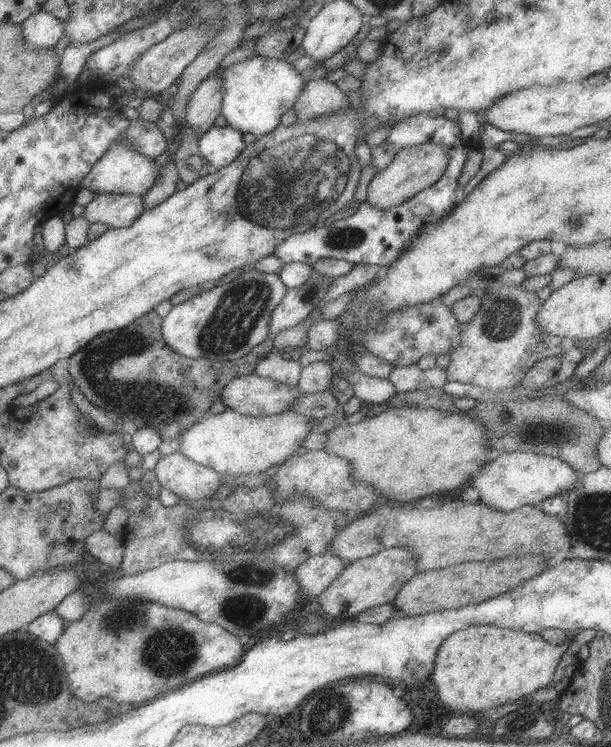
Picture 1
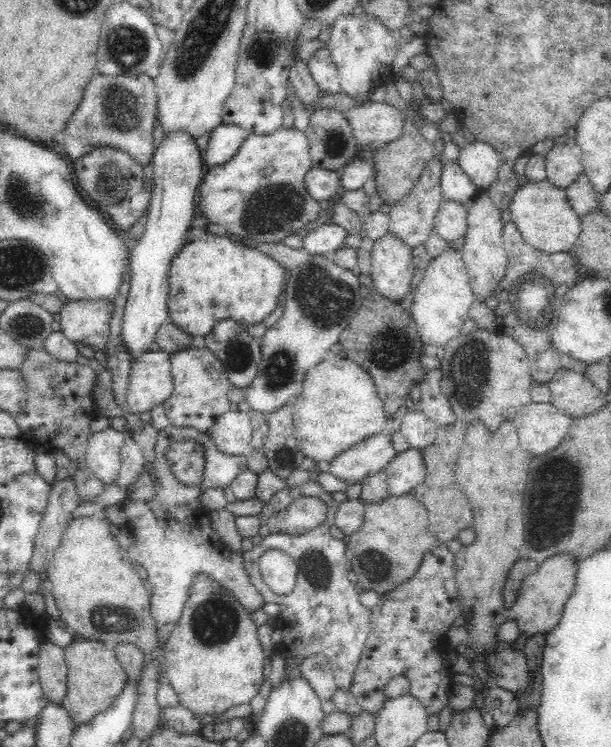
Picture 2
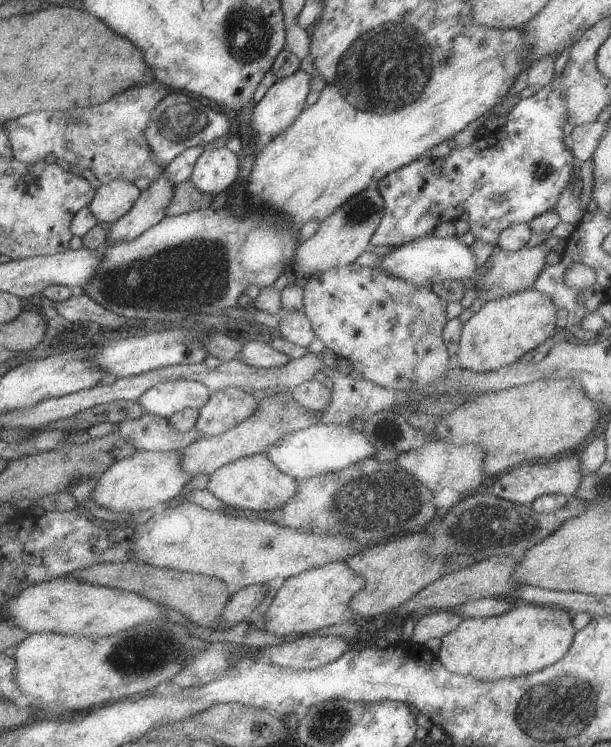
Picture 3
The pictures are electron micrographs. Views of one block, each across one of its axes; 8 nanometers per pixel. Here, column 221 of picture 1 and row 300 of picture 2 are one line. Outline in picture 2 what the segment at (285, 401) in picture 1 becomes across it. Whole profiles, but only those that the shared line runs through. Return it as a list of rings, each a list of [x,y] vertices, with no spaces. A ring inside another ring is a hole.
[[[387,232],[371,250],[371,280],[384,298],[397,304],[411,292],[414,264],[412,250]]]

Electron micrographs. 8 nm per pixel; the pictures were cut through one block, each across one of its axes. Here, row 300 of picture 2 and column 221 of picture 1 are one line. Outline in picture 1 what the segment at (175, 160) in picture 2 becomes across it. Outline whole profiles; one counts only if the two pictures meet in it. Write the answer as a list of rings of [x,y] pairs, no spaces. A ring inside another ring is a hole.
[[[214,125],[198,136],[200,155],[216,169],[226,167],[246,147],[243,133],[231,125]]]

